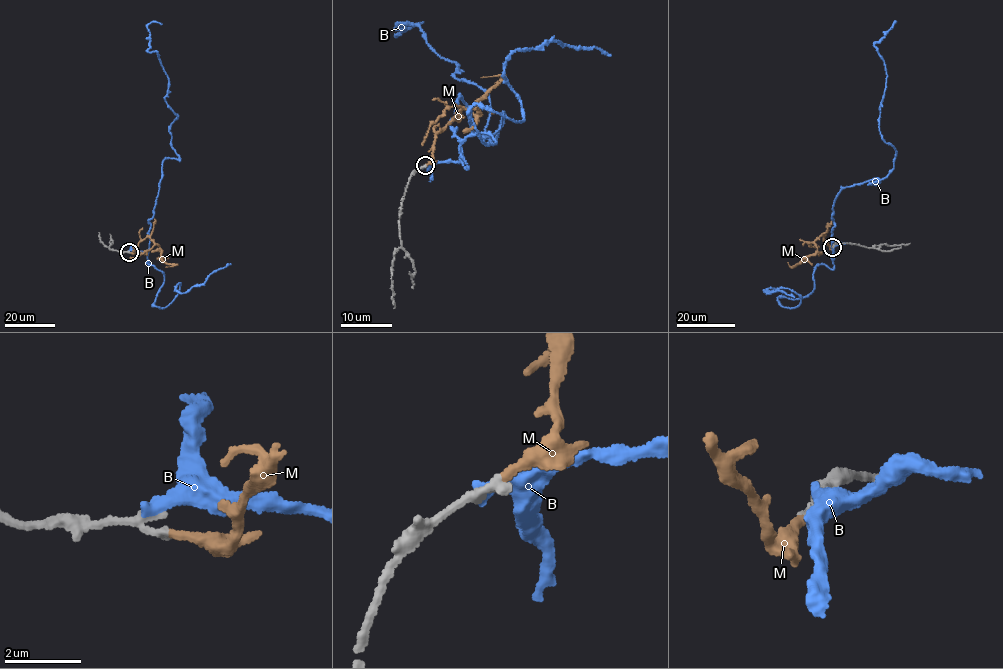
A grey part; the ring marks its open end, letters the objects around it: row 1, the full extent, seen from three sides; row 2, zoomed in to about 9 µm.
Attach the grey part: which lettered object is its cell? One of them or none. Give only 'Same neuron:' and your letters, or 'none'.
Same neuron: M

